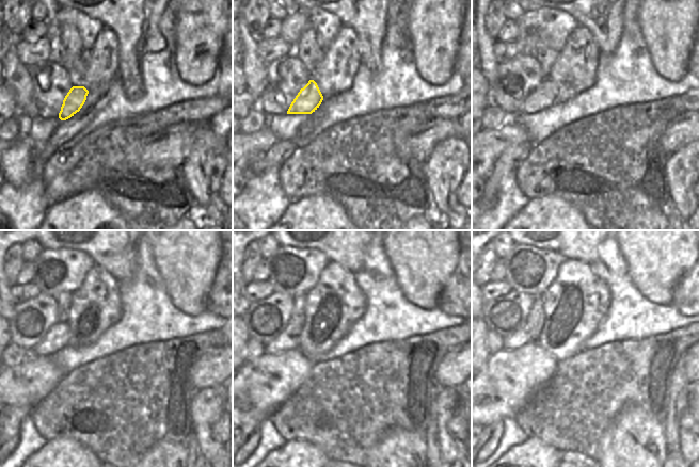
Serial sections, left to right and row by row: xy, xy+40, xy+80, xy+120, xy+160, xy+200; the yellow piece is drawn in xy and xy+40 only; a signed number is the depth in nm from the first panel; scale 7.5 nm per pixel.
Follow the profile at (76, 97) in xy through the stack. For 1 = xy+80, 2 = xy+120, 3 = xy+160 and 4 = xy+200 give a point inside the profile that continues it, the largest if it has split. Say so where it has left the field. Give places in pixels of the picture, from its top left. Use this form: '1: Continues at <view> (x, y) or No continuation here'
1: Continues at xy+80 (543, 96)
2: Continues at xy+120 (58, 337)
3: Continues at xy+160 (289, 338)
4: Continues at xy+200 (529, 333)

